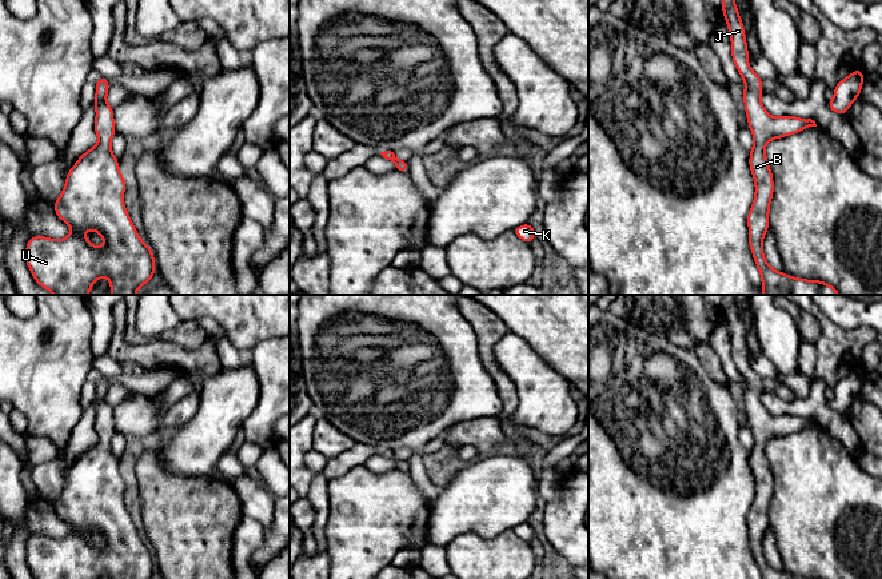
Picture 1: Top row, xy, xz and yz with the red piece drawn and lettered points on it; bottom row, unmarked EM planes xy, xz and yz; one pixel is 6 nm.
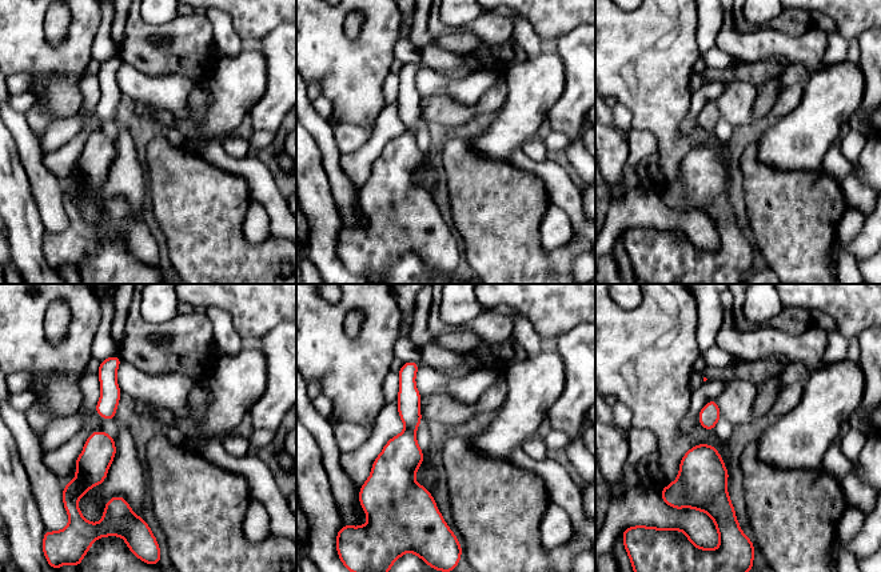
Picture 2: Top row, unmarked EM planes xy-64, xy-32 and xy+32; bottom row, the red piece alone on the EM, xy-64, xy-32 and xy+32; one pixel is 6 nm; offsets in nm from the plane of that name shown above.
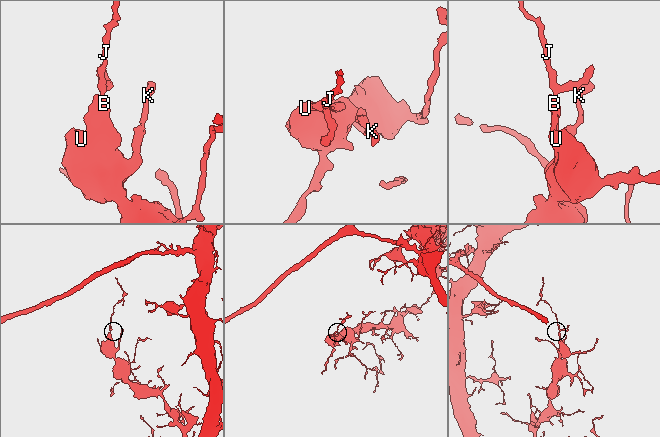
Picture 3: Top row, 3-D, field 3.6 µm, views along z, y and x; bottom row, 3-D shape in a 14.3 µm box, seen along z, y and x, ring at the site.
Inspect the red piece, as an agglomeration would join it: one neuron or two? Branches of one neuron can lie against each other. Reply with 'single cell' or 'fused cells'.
single cell

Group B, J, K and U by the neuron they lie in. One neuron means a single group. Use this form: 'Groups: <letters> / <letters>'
Groups: B J K U

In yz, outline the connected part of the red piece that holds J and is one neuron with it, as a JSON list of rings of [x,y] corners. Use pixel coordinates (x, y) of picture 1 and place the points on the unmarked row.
[[[722,295],[722,311],[727,320],[731,338],[731,356],[745,379],[743,400],[749,420],[749,427],[754,436],[750,448],[749,464],[755,482],[754,502],[749,510],[749,543],[755,564],[762,579],[805,579],[773,568],[762,548],[762,542],[769,526],[769,510],[774,491],[773,472],[765,454],[765,444],[773,439],[795,434],[806,427],[817,426],[811,418],[795,415],[773,416],[761,403],[761,392],[765,390],[762,378],[750,367],[747,343],[743,323],[741,320],[734,295]]]

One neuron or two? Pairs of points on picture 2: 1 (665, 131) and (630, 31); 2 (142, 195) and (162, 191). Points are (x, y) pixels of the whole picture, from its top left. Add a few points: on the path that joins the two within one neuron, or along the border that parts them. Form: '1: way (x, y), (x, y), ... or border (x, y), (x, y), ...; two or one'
1: way (658, 106), (656, 86), (645, 62), (640, 56); one
2: border (144, 168), (150, 198); two

